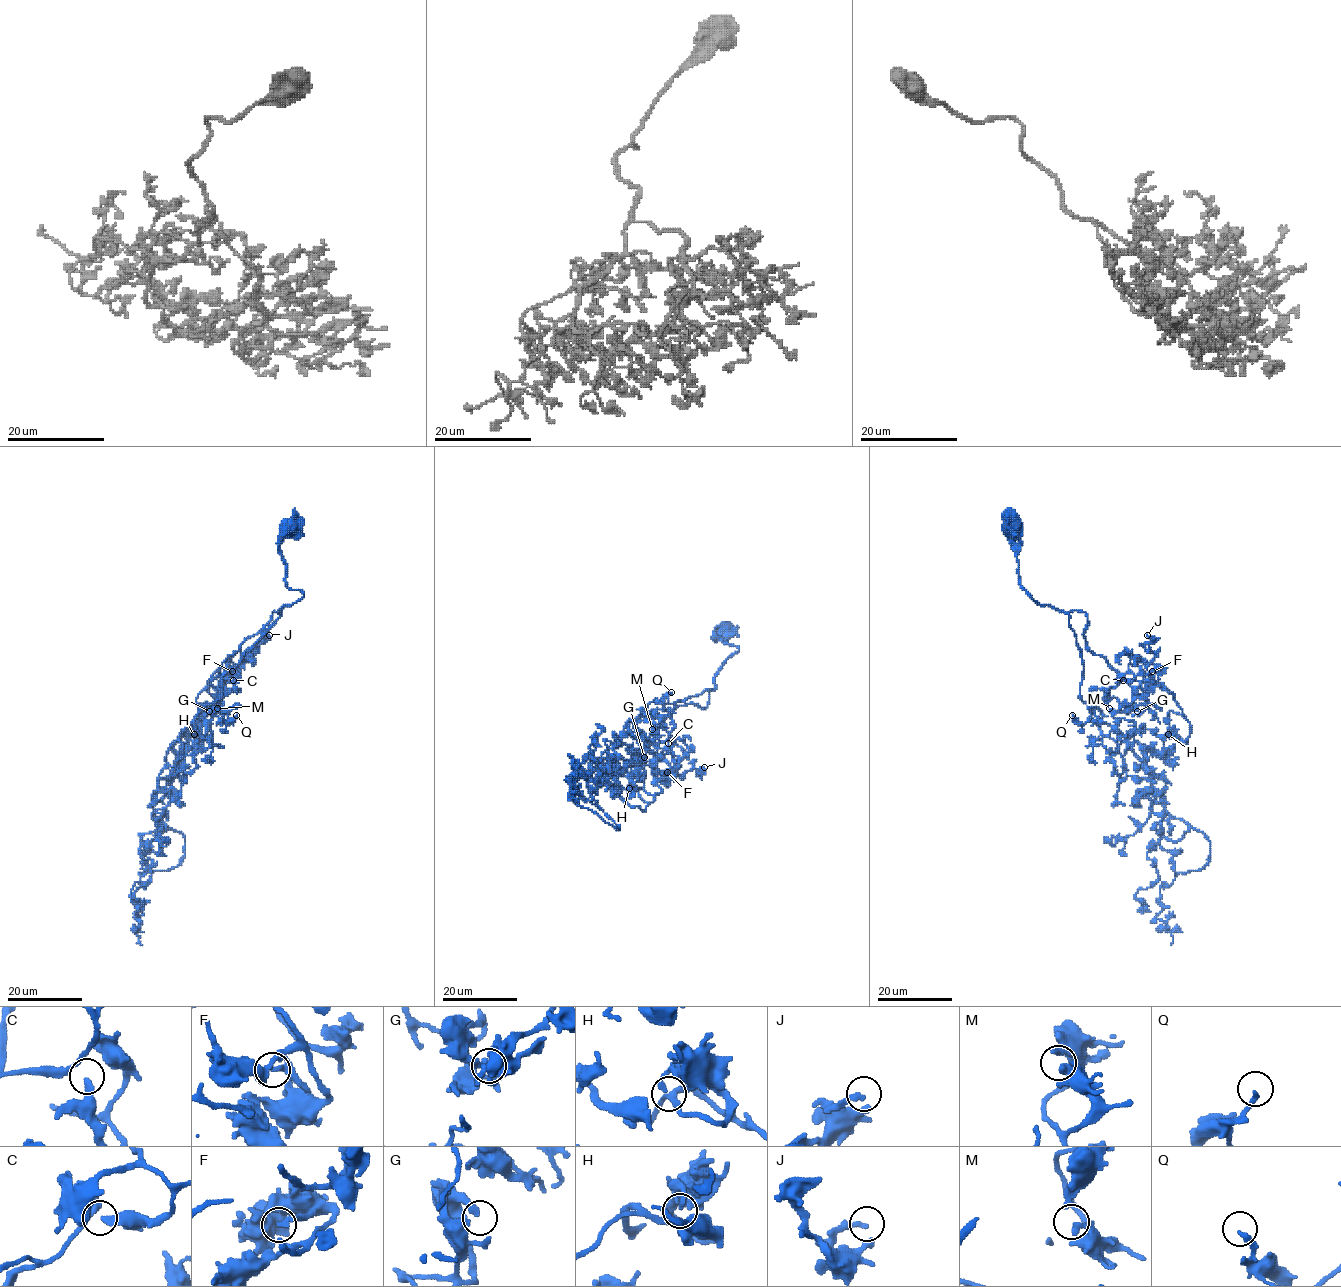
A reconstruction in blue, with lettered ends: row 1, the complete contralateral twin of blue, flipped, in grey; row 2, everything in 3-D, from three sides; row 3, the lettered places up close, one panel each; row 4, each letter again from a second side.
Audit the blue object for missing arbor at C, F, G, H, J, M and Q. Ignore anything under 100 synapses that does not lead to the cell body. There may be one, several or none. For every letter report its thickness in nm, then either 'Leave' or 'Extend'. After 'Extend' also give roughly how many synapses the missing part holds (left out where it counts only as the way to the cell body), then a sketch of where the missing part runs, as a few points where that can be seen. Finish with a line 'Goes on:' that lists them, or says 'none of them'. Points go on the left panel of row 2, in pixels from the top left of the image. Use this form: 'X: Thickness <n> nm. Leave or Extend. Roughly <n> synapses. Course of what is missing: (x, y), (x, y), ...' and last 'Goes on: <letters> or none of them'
C: Thickness 200 nm. Leave
F: Thickness 240 nm. Leave
G: Thickness 190 nm. Leave
H: Thickness 120 nm. Leave
J: Thickness 200 nm. Leave
M: Thickness 240 nm. Leave
Q: Thickness 220 nm. Leave
Goes on: none of them

